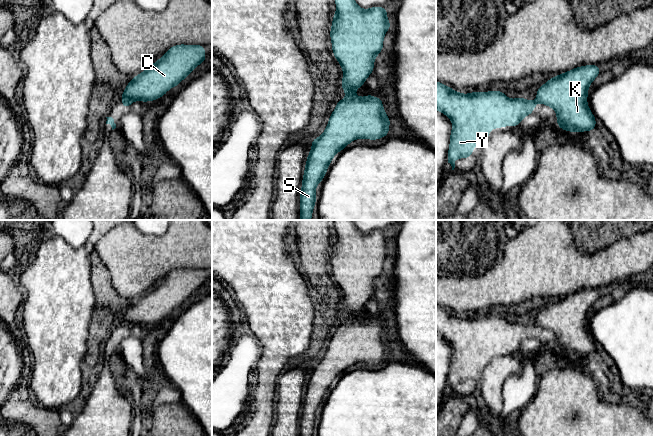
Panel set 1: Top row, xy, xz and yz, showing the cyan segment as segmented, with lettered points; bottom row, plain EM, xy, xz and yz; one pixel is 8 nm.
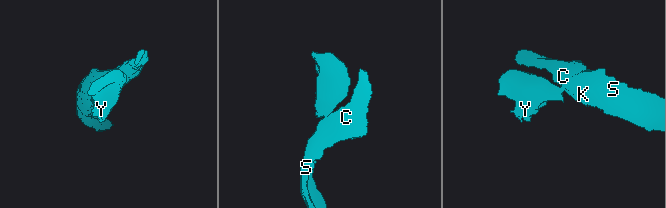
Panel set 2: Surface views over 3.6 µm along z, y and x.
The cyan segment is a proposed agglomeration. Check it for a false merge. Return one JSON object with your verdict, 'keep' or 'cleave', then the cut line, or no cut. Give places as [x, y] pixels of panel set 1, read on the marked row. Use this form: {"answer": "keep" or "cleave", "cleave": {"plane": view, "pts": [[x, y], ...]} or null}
{"answer": "cleave", "cleave": {"plane": "xz", "pts": [[353, 94], [346, 97]]}}

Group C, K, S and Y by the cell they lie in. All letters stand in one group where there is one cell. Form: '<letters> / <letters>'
C K S / Y

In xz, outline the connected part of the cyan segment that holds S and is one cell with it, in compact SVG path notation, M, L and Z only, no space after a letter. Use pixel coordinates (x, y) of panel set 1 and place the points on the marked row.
M369 93L366 97L353 95L344 100L338 100L329 117L329 122L323 134L311 141L312 148L307 156L302 187L300 191L300 220L311 220L316 201L316 187L324 179L333 157L346 149L347 145L357 139L379 140L389 135L391 120L383 109L383 100Z

